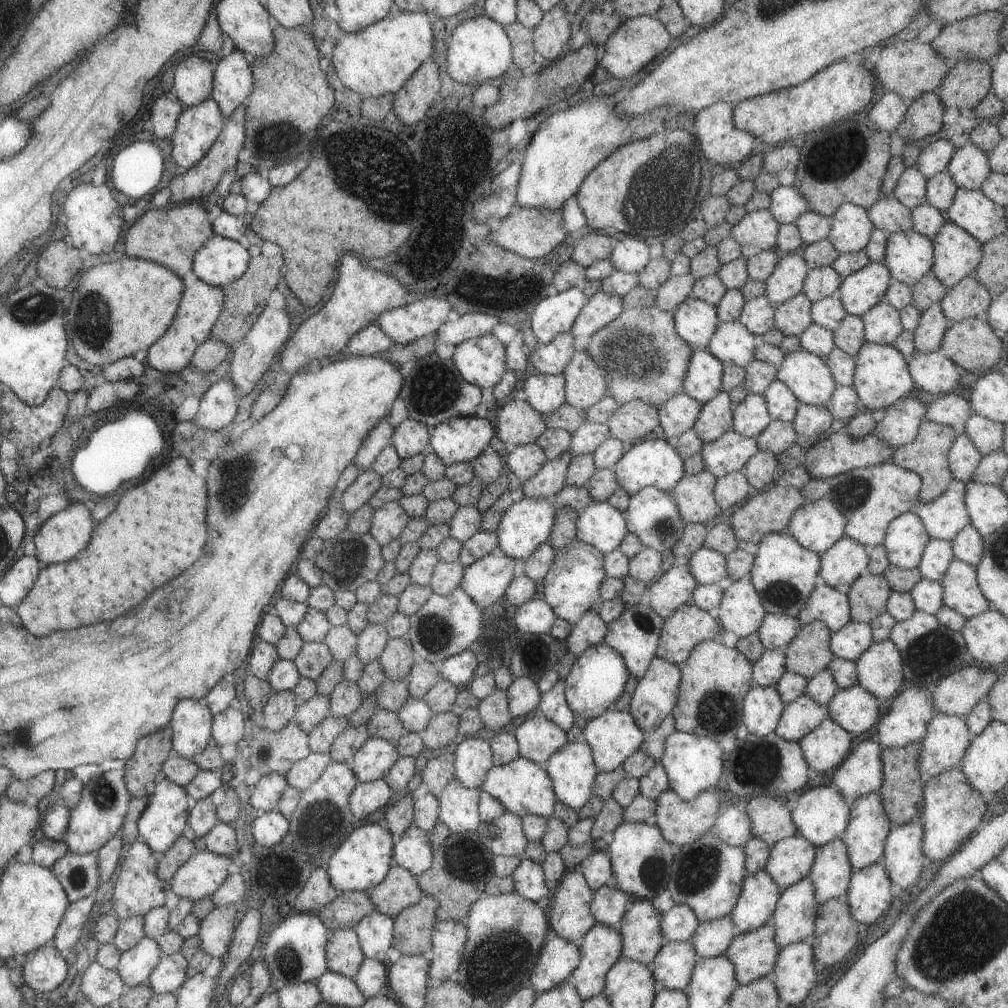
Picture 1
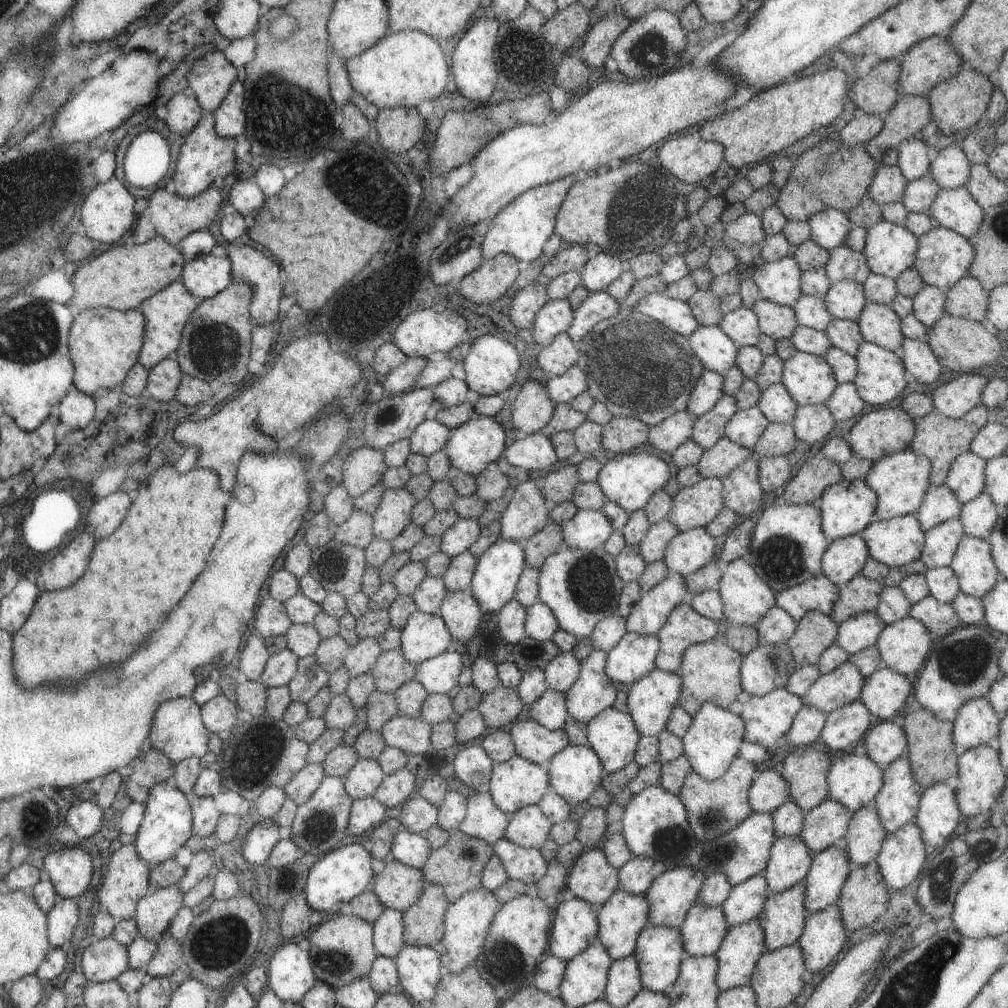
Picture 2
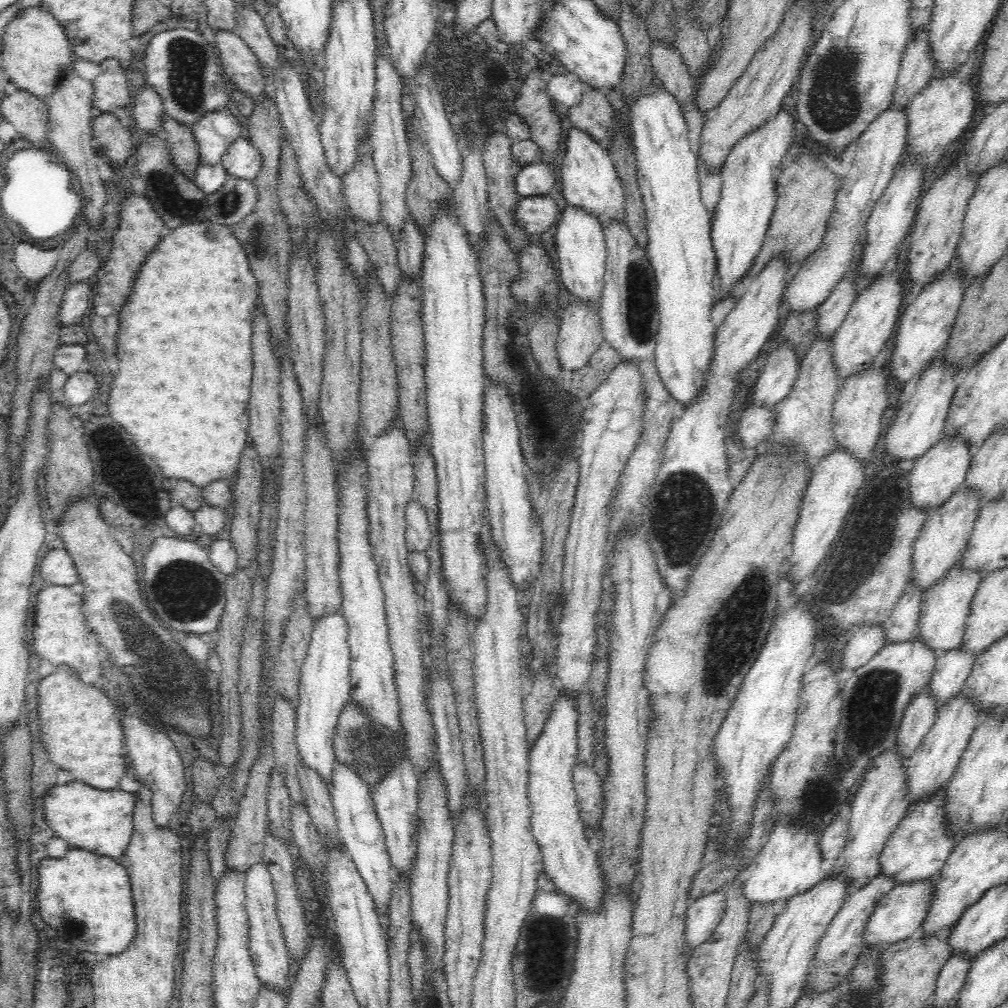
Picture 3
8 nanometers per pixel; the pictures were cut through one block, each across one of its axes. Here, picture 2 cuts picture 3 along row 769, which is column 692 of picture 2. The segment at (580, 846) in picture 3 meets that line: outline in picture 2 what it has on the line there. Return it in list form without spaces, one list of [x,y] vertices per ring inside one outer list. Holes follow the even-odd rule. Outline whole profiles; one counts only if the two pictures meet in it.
[[[704,527],[675,534],[665,547],[662,561],[670,572],[685,577],[705,566],[715,554],[715,540]]]

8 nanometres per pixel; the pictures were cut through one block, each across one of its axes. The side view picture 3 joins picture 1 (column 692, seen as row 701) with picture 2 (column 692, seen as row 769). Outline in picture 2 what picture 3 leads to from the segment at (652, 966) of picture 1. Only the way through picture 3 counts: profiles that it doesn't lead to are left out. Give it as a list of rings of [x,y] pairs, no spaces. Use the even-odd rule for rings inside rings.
[[[693,904],[678,926],[681,946],[688,956],[712,955],[727,932],[729,924],[721,906]]]

